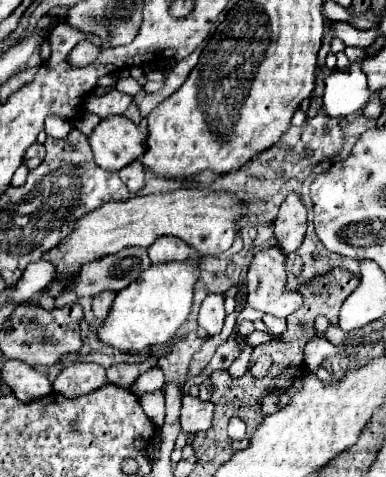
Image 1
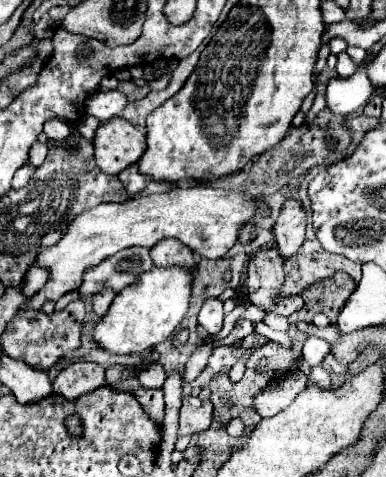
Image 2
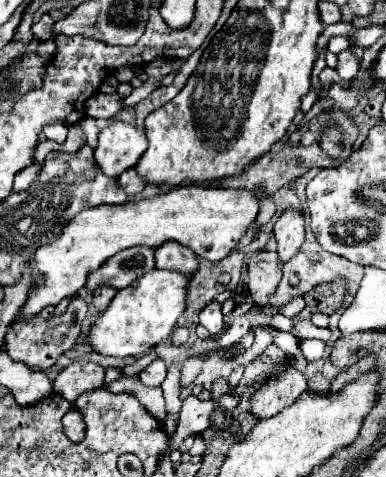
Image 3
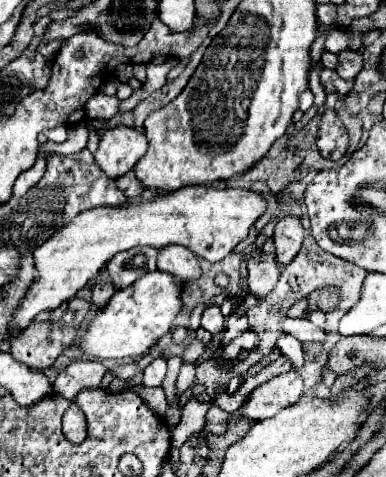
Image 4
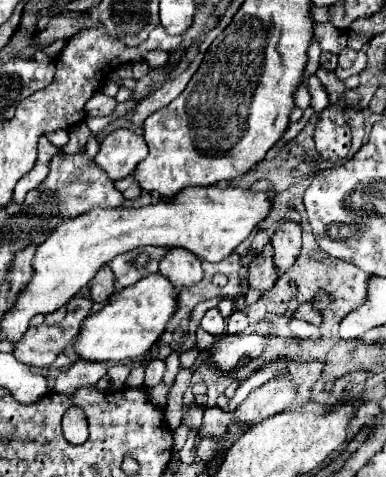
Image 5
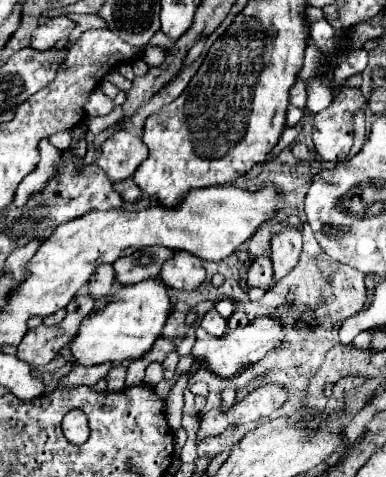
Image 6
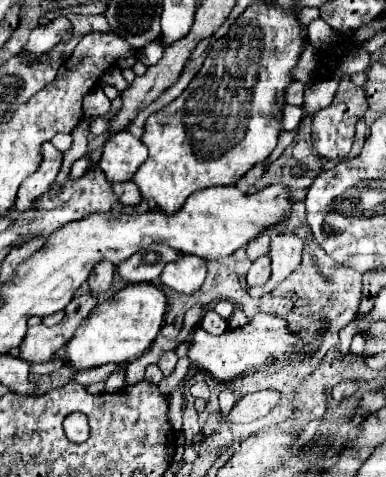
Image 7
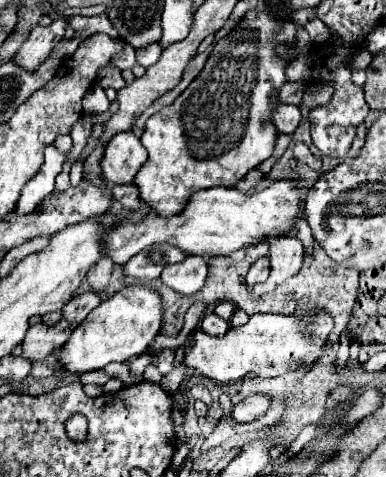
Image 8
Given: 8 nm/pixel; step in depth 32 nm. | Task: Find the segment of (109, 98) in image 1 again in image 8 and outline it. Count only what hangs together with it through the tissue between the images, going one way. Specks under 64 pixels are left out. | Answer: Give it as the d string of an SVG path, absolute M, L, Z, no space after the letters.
M92 84L90 90L86 92L86 96L82 98L82 106L84 106L84 114L100 114L110 108L110 102L108 102L102 86Z

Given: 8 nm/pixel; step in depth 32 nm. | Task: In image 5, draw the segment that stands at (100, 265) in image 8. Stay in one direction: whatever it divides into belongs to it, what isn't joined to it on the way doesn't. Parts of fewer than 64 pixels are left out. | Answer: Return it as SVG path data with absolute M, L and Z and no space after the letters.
M110 266L100 268L88 286L90 286L90 298L94 302L106 302L108 296L114 292L114 274Z

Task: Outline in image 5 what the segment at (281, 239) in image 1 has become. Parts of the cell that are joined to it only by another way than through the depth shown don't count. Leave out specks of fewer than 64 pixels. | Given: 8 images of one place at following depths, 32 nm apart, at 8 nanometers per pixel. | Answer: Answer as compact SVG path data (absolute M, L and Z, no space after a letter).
M282 222L276 234L272 236L274 246L274 266L278 276L288 272L296 262L302 248L302 228L296 222Z

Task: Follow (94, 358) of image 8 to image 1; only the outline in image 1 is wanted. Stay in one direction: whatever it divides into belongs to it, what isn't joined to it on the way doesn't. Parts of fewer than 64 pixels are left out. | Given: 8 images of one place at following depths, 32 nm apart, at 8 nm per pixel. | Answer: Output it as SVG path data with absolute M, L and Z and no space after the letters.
M196 260L192 264L154 264L152 268L144 270L136 282L116 294L116 300L106 320L98 326L96 336L106 346L130 354L138 354L146 348L168 342L176 336L178 328L190 314L192 290L198 276L200 268Z

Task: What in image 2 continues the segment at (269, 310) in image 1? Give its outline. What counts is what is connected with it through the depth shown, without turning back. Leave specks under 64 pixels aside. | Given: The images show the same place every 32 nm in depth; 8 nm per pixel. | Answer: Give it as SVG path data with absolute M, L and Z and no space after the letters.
M262 248L258 250L248 262L248 296L250 304L258 306L268 314L290 316L304 306L300 296L290 296L288 300L280 300L280 284L284 282L284 268L282 268L280 254L276 248Z

